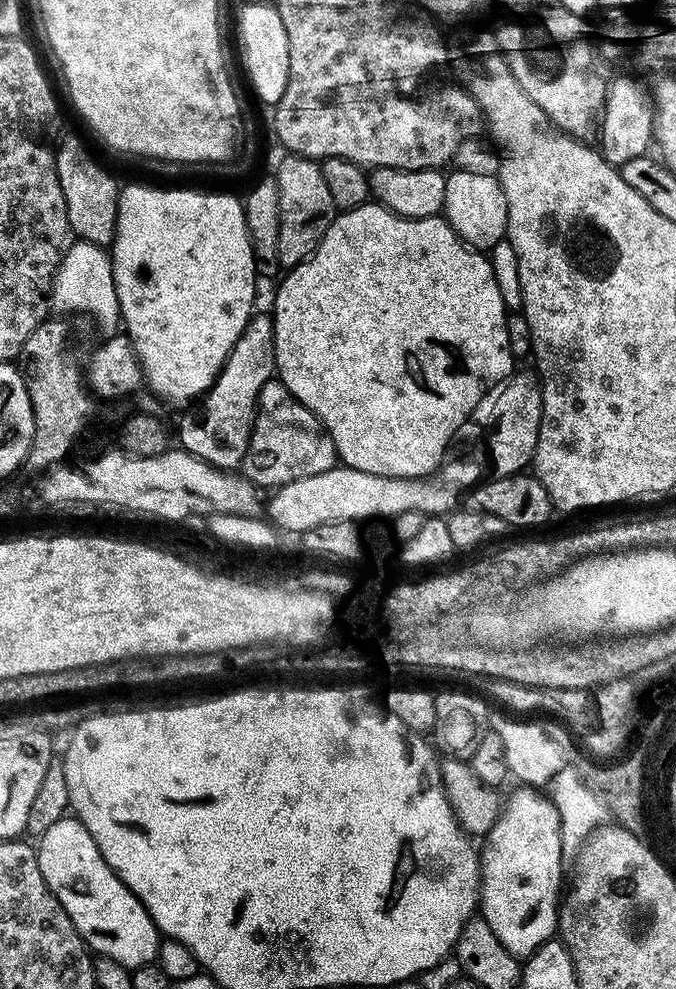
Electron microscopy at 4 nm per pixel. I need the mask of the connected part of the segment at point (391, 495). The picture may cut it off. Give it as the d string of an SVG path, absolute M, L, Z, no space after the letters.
M338 464L323 474L314 474L313 477L295 479L294 482L281 485L272 494L274 496L269 504L267 501L266 514L268 512L267 517L281 531L299 534L327 521L361 522L366 518L393 518L406 510L424 511L428 516L451 513L457 507L457 489L448 484L439 486L434 481L423 477L398 479L369 474Z

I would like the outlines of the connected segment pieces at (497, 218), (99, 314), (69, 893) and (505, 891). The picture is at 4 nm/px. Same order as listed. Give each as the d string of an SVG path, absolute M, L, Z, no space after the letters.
M449 171L446 176L446 198L442 213L445 220L465 244L477 250L489 250L509 231L506 194L496 176Z
M73 242L52 280L50 304L55 311L56 308L60 311L57 313L93 316L104 328L112 328L115 324L117 327L121 323L120 303L114 290L111 255L101 245Z
M79 818L54 822L50 830L38 837L35 849L38 870L42 870L46 886L58 898L93 953L110 958L129 970L151 964L159 957L160 929L144 909L143 902L121 882L116 871L102 858L90 830L86 830Z
M516 786L503 801L483 844L479 911L509 954L527 958L558 932L558 909L562 903L560 875L566 861L559 812L543 791Z

